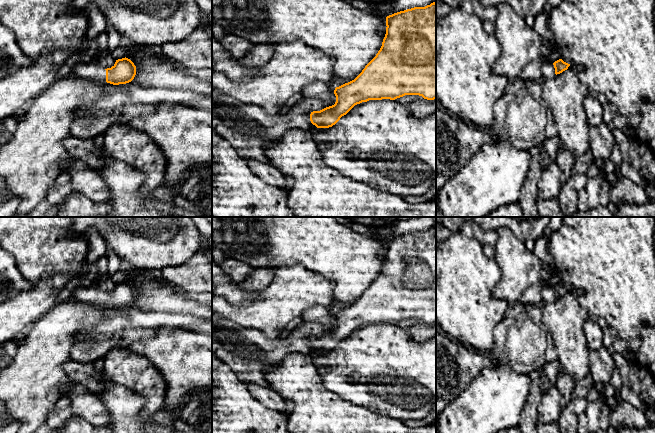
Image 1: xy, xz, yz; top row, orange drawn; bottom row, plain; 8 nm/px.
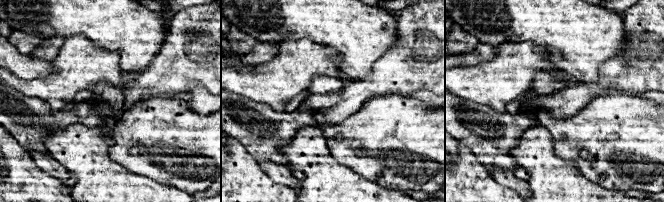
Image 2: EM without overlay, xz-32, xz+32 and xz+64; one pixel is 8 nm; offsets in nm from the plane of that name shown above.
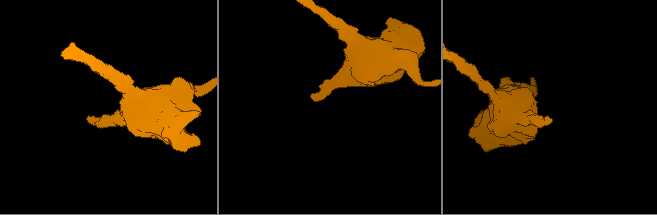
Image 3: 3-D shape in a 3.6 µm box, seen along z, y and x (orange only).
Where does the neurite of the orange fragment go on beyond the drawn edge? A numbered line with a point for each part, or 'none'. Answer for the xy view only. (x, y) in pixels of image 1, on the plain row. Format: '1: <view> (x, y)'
1: xy (90, 294)

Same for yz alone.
1: yz (547, 292)

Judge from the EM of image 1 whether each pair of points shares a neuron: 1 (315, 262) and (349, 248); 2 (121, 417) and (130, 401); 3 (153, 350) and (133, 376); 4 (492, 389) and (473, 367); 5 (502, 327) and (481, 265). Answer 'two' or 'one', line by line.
1: one
2: one
3: two
4: two
5: two

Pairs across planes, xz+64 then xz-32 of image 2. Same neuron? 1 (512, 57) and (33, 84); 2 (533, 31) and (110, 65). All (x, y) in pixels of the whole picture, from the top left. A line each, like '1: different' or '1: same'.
1: same
2: different

